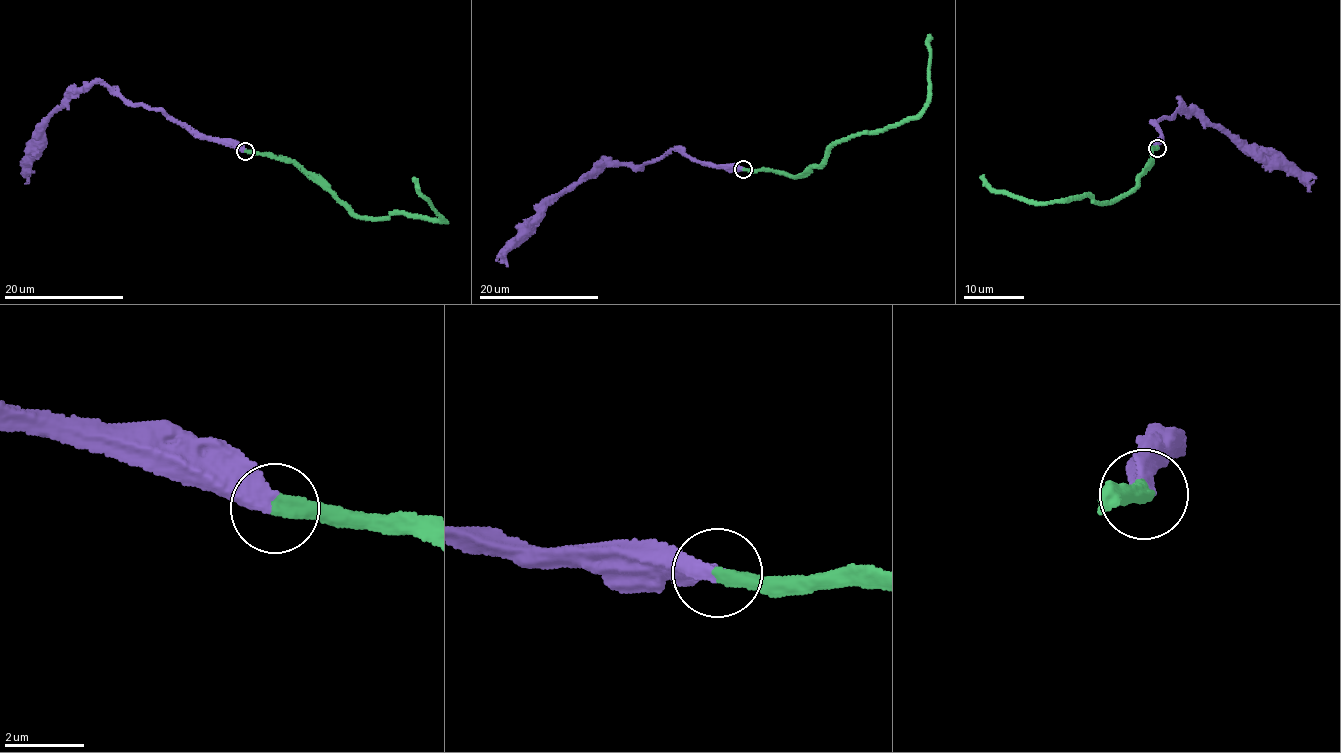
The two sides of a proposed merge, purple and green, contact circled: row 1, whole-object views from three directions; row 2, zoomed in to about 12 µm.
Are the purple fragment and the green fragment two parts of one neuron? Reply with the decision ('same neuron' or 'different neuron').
same neuron

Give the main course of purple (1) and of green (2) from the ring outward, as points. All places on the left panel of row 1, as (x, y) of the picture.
1: (246, 152), (194, 136), (160, 111), (126, 104), (99, 83), (69, 90), (60, 106), (55, 108), (25, 184)
2: (246, 152), (269, 152), (297, 162), (313, 172), (359, 216), (407, 213), (444, 220), (419, 192), (413, 177)

